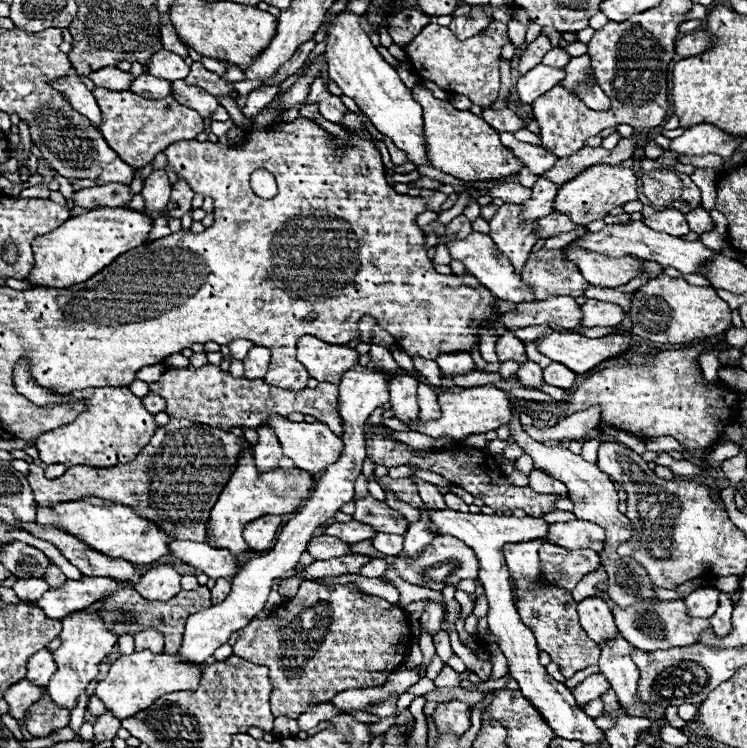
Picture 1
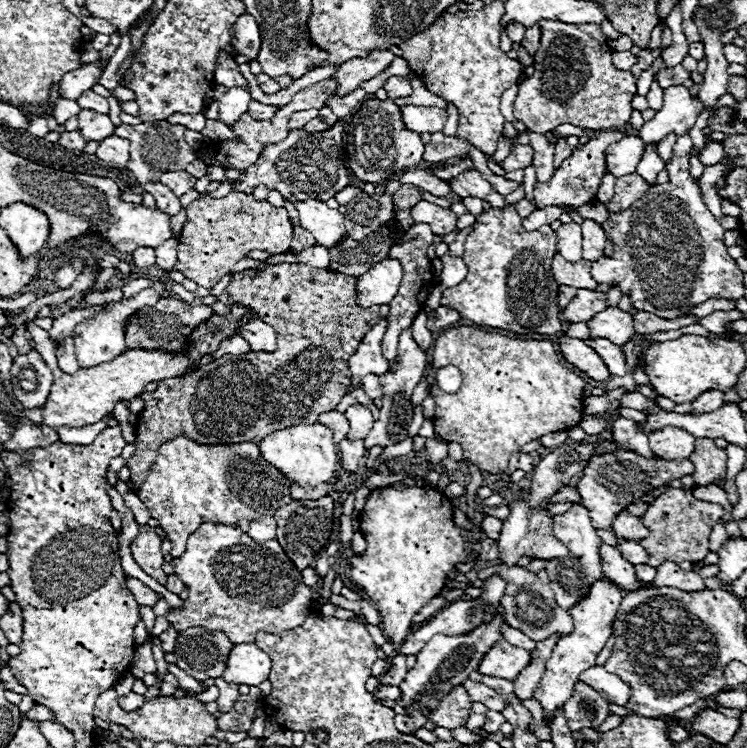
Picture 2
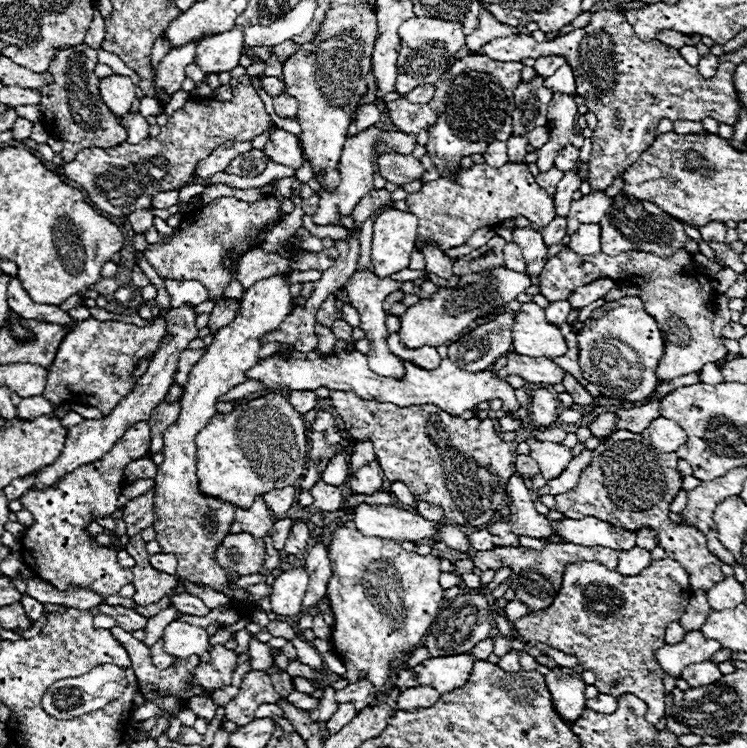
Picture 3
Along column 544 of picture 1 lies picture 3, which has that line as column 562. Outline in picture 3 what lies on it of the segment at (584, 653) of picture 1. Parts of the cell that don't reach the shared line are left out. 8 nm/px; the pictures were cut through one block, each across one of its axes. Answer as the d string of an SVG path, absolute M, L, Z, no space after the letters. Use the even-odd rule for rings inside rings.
M654 560L650 568L638 576L622 576L614 570L608 570L602 564L590 564L590 562L578 562L568 564L564 572L564 582L550 604L550 608L530 612L528 616L514 622L514 628L518 630L520 638L526 642L544 642L552 648L558 648L560 652L568 656L576 656L578 664L584 670L590 670L596 674L596 688L602 694L610 694L614 698L630 692L638 698L646 700L648 704L648 722L658 724L658 720L664 716L664 684L660 668L656 660L656 650L662 648L664 642L664 630L666 624L680 620L680 616L686 612L688 600L692 596L692 586L688 580L688 572L676 562L676 560Z

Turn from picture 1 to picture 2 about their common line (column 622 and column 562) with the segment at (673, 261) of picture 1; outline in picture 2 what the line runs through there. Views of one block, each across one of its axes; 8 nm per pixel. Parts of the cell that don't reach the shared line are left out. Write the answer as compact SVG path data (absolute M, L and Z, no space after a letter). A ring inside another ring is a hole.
M576 222L562 224L556 230L558 254L562 254L568 262L578 262L582 258L582 228Z

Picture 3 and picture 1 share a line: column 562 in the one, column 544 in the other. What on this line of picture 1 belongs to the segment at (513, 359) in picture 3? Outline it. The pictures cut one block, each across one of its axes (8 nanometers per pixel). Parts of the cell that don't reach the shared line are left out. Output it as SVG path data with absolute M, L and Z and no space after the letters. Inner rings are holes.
M552 362L548 368L544 368L544 380L550 386L558 386L558 388L570 390L576 384L576 374L570 368L566 368L564 364Z

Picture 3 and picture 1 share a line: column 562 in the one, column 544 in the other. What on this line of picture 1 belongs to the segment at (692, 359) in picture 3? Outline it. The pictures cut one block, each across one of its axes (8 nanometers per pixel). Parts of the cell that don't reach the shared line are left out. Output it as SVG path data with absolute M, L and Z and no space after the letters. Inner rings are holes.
M532 250L524 268L522 268L522 280L526 280L530 284L530 288L534 290L538 300L548 300L552 296L584 296L584 290L590 286L588 280L584 280L584 276L580 276L580 270L564 256L562 250Z

